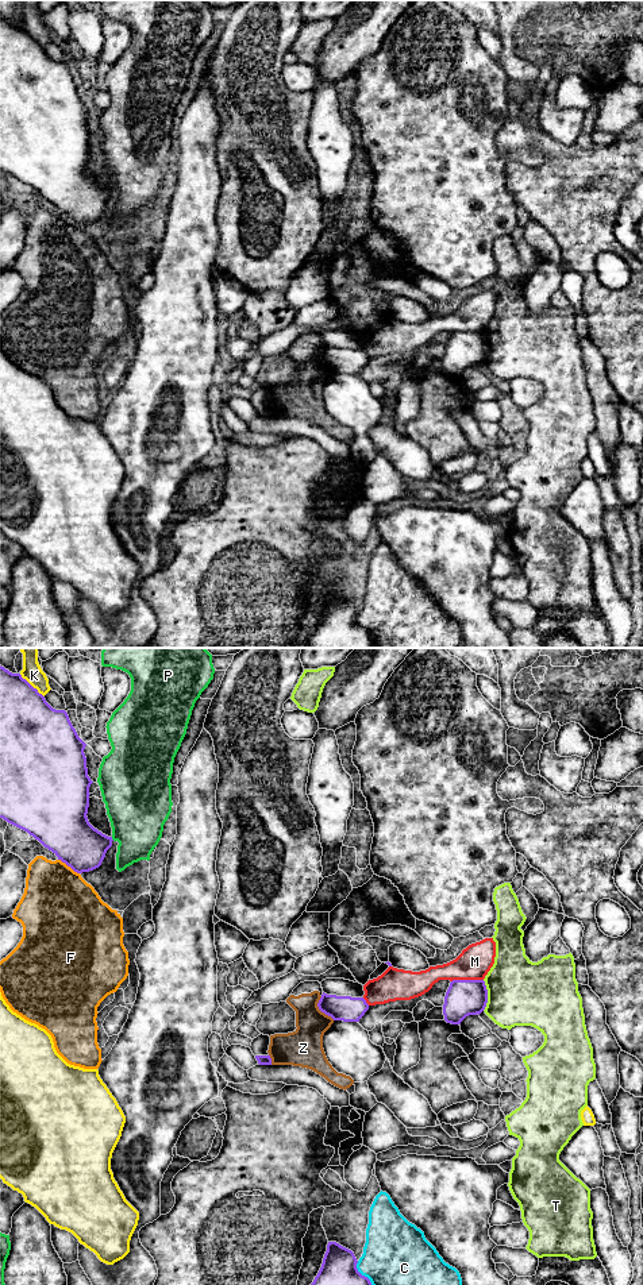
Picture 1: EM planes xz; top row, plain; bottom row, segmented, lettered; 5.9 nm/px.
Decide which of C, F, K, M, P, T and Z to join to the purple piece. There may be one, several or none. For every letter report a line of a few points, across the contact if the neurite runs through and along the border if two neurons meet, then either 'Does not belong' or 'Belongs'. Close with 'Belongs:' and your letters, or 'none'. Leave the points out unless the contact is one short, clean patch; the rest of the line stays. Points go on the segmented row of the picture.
C: Does not belong
F: Does not belong
K: Does not belong
M: Does not belong
P: Does not belong
T: Line: xz (482, 980), (486, 988), (486, 1006), (484, 1010). Does not belong
Z: Does not belong
Belongs: none

